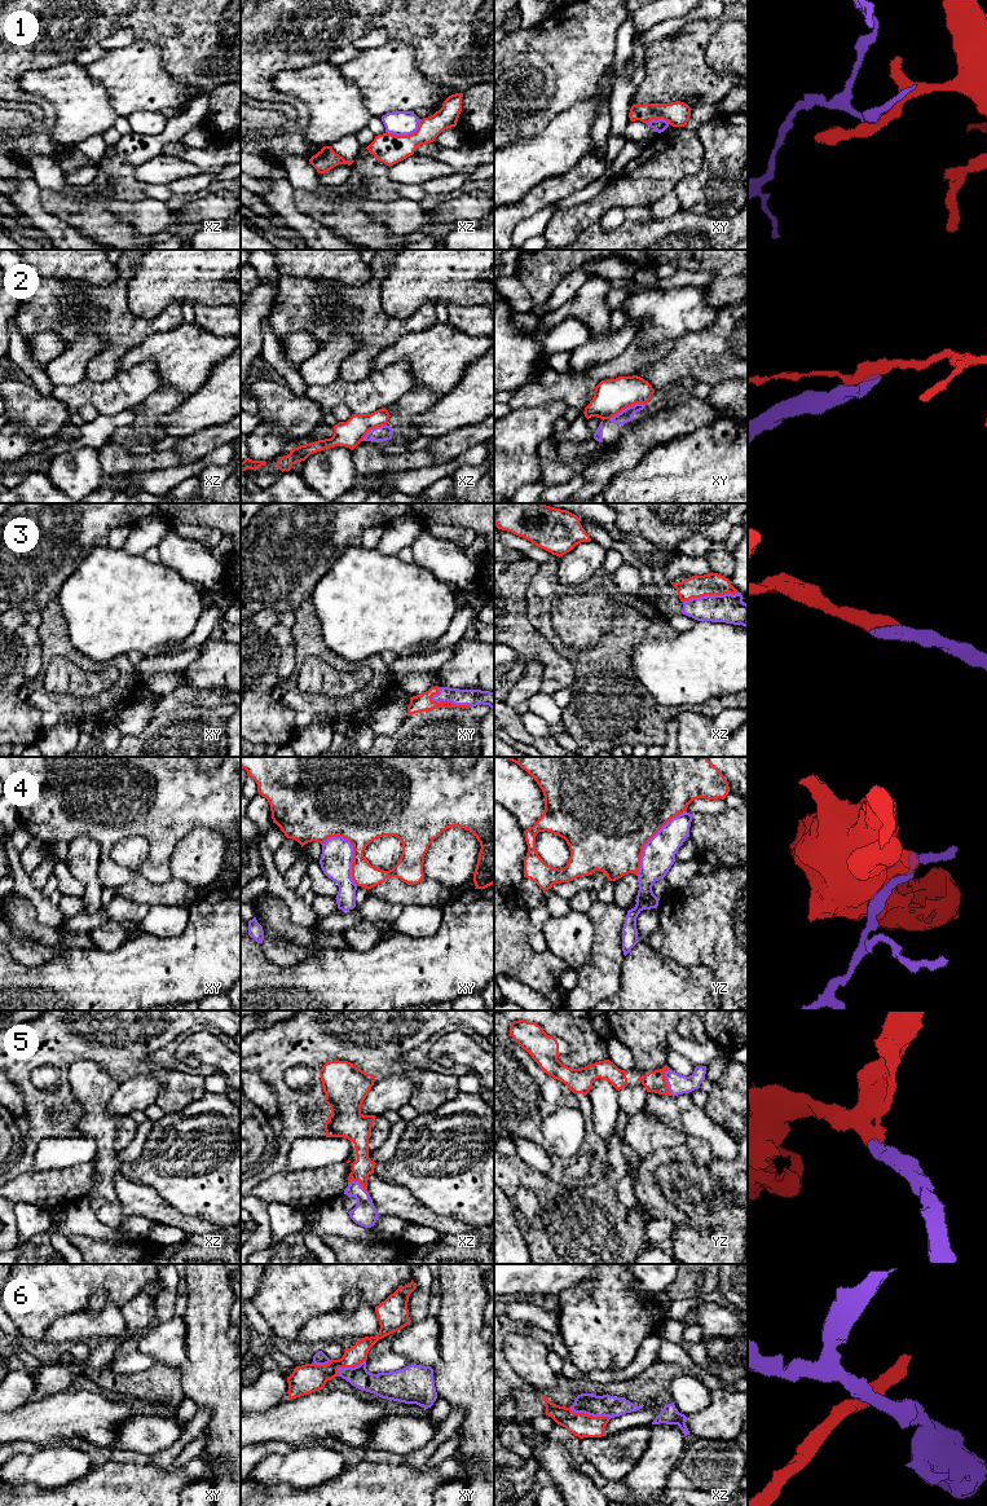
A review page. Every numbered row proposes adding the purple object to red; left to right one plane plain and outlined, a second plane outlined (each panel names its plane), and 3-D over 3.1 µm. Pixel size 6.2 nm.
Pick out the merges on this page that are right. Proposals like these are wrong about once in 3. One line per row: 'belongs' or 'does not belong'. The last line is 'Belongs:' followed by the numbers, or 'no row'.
1: does not belong
2: does not belong
3: belongs
4: does not belong
5: belongs
6: does not belong
Belongs: 3, 5

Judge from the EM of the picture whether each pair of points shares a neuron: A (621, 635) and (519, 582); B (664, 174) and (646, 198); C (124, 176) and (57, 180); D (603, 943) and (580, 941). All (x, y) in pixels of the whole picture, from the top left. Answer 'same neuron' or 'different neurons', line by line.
A: different neurons
B: same neuron
C: different neurons
D: different neurons

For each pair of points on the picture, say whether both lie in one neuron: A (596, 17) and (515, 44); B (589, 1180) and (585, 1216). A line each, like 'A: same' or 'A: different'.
A: same
B: different

